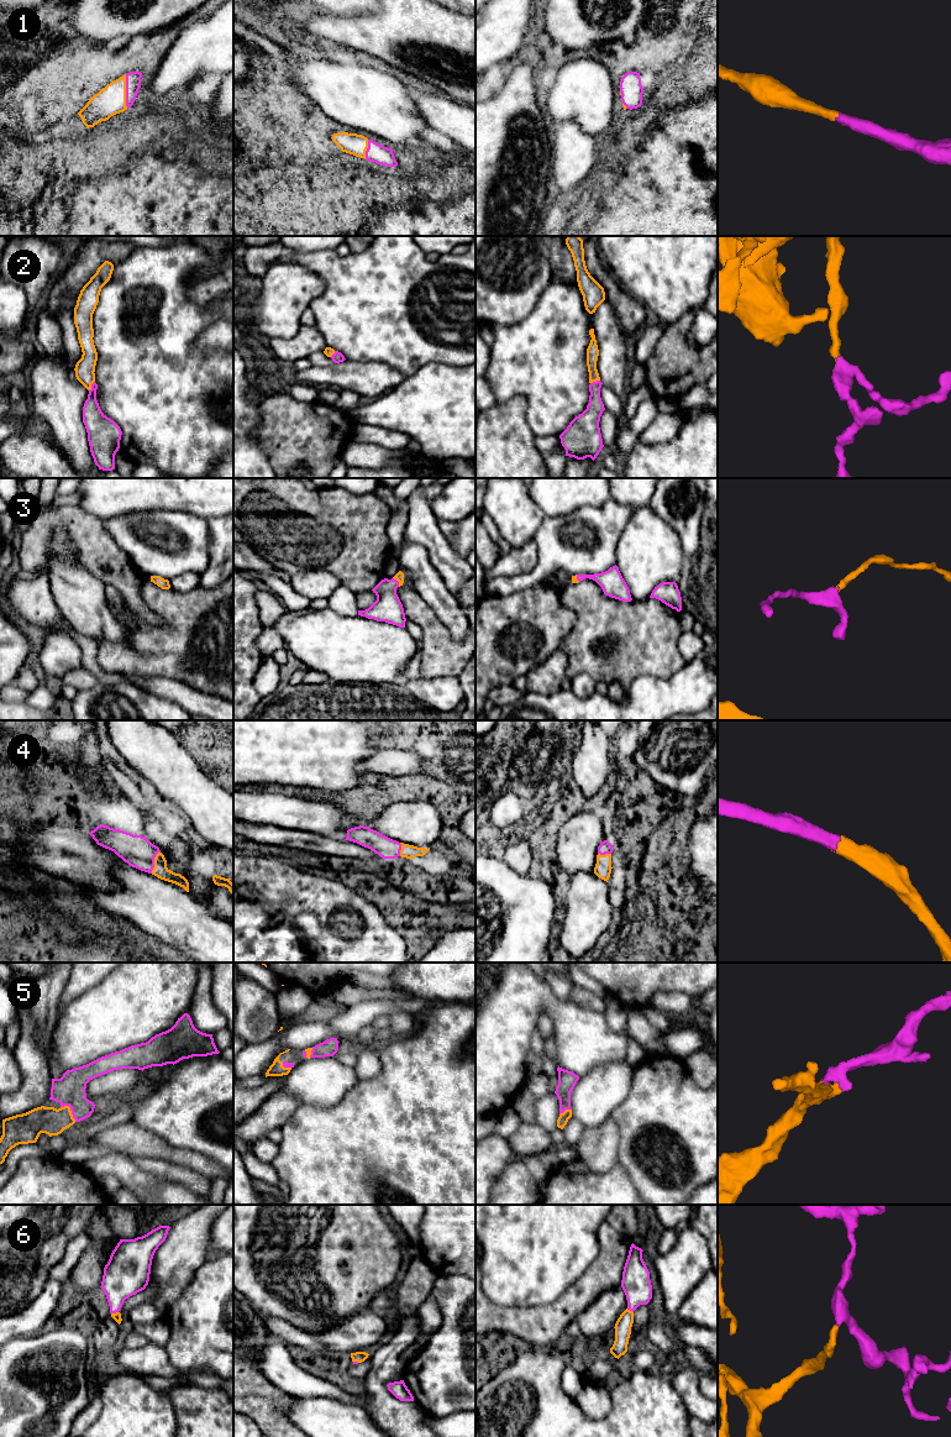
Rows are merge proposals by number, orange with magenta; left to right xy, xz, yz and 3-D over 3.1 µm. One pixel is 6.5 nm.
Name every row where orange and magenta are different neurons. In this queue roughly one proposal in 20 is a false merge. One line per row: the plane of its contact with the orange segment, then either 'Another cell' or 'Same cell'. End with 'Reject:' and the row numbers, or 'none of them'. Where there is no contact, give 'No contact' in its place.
1: Touches orange in xy. Same cell
2: Touches orange in xy. Same cell
3: Touches orange in xz. Same cell
4: Touches orange in xy. Same cell
5: Touches orange in xy. Same cell
6: Touches orange in yz. Same cell
Reject: none of them

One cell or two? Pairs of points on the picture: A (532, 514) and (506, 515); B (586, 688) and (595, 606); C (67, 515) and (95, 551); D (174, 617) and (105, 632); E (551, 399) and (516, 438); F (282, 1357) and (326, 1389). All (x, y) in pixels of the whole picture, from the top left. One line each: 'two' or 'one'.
A: one
B: two
C: one
D: two
E: two
F: one

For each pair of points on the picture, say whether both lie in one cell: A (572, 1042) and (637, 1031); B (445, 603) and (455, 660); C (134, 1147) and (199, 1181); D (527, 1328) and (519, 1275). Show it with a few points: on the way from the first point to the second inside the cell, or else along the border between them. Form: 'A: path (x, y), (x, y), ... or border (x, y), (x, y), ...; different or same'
A: border (623, 1033), (628, 1039); different
B: border (434, 609), (450, 635), (455, 640), (461, 641); different
C: border (130, 1155), (155, 1157), (182, 1165); different
D: border (552, 1301), (524, 1306), (495, 1304); different

